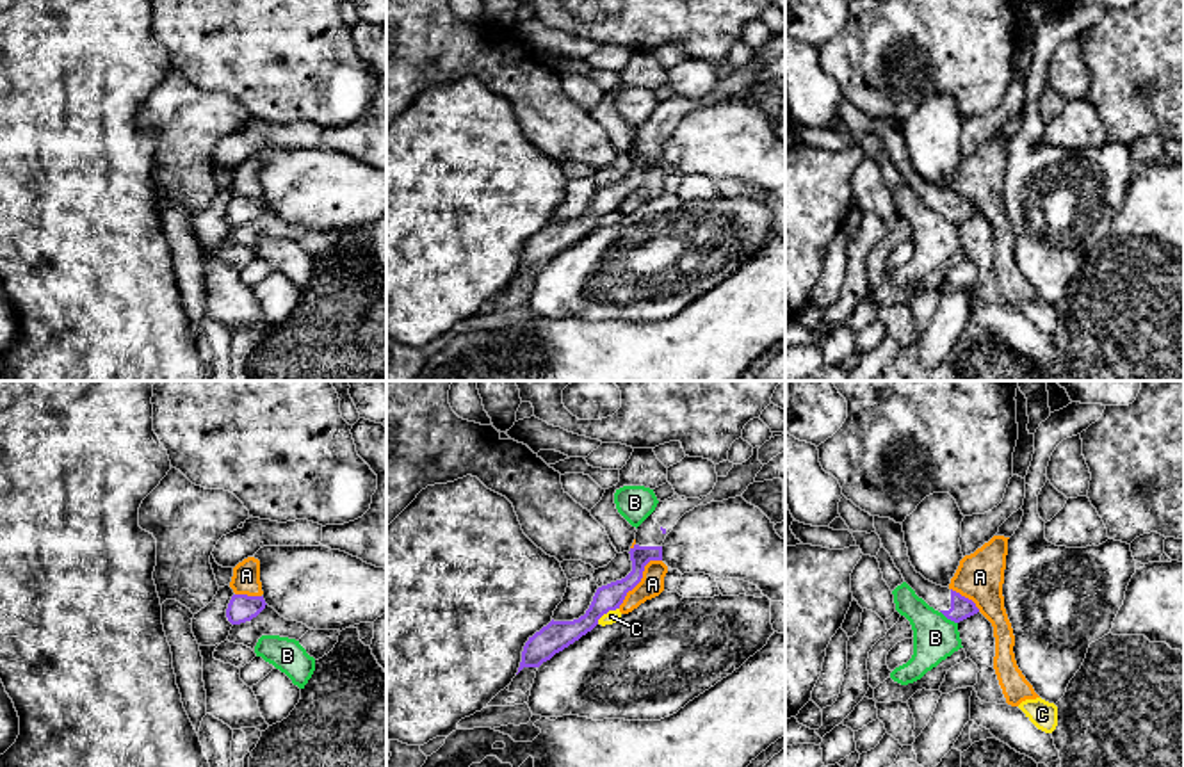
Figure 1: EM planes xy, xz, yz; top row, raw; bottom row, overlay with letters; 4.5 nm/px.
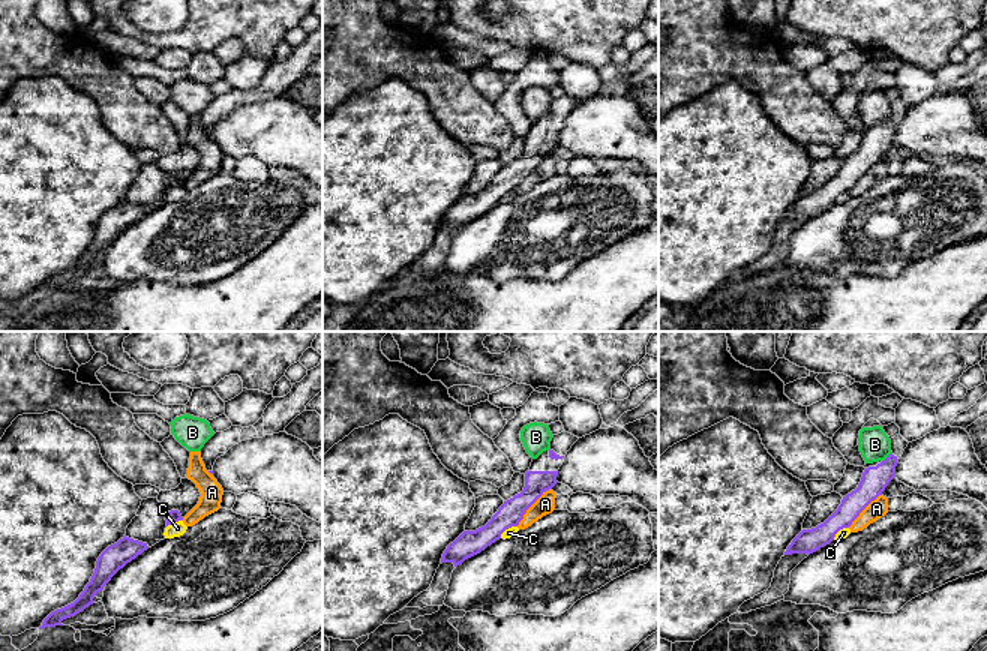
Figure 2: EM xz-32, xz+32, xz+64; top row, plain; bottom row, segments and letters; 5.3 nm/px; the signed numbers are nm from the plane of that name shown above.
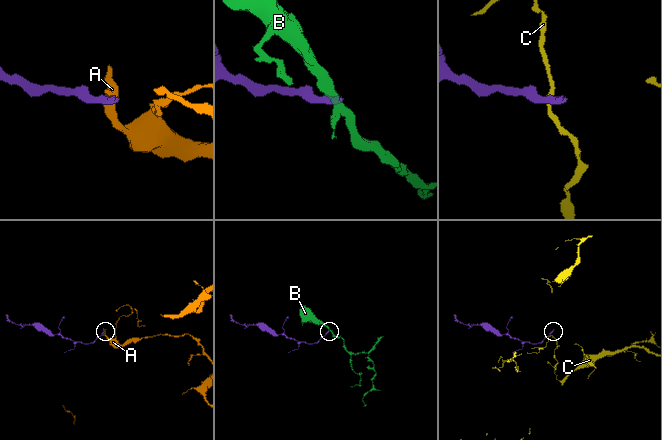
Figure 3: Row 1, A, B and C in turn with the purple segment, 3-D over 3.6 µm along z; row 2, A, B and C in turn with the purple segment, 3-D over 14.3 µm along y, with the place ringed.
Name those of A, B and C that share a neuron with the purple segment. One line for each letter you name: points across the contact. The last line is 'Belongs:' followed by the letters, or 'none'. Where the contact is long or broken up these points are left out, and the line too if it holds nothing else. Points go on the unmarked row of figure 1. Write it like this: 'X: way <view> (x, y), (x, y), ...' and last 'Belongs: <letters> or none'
Belongs: none

